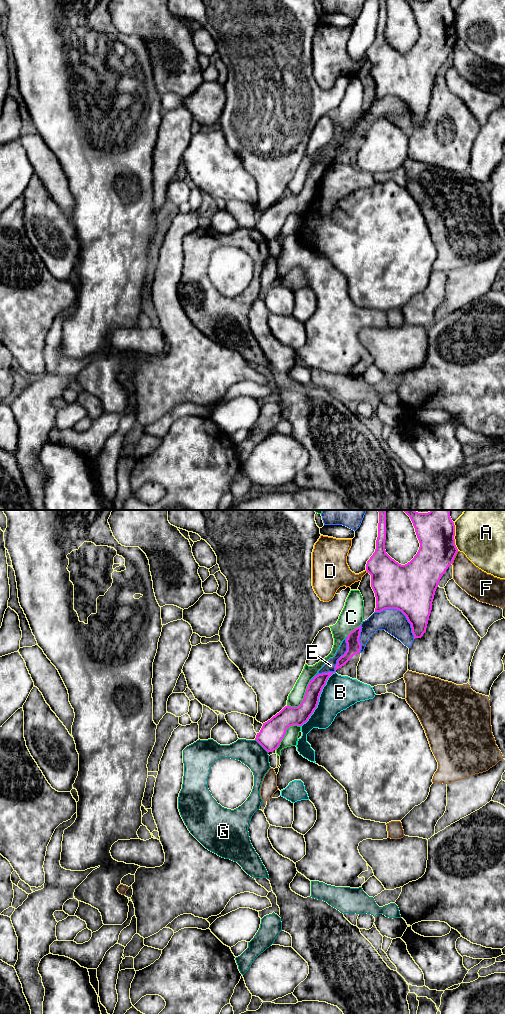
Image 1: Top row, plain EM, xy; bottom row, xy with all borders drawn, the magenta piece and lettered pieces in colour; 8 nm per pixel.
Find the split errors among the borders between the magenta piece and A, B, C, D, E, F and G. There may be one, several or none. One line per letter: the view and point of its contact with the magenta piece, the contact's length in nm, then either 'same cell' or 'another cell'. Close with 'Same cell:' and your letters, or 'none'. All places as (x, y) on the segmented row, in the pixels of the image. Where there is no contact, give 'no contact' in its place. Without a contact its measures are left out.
A: xy (454, 535) | 240 nm | another cell
B: xy (318, 699) | 550 nm | another cell
C: xy (303, 698) | 280 nm | another cell
D: xy (366, 570) | 30 nm | another cell
E: xy (335, 666) | 460 nm | another cell
F: xy (454, 557) | 120 nm | another cell
G: xy (262, 746) | 160 nm | another cell
Same cell: none

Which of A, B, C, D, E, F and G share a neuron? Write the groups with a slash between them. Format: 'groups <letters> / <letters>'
groups A / B / C / D / E / F / G

